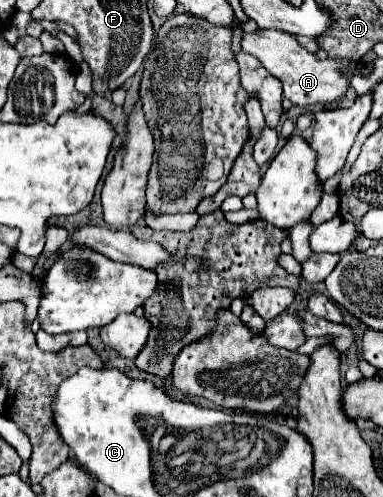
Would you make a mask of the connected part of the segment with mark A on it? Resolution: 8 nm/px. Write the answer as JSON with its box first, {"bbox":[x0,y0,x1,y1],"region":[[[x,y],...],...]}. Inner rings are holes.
{"bbox":[241,29,347,107],"region":[[[257,29],[255,33],[243,33],[241,49],[245,53],[251,53],[261,61],[261,65],[273,73],[283,83],[283,95],[291,99],[293,105],[305,107],[305,105],[325,105],[331,101],[337,101],[345,89],[347,79],[341,75],[341,67],[347,65],[347,61],[329,61],[329,59],[317,59],[313,53],[303,49],[291,33],[283,33],[279,29]]]}

